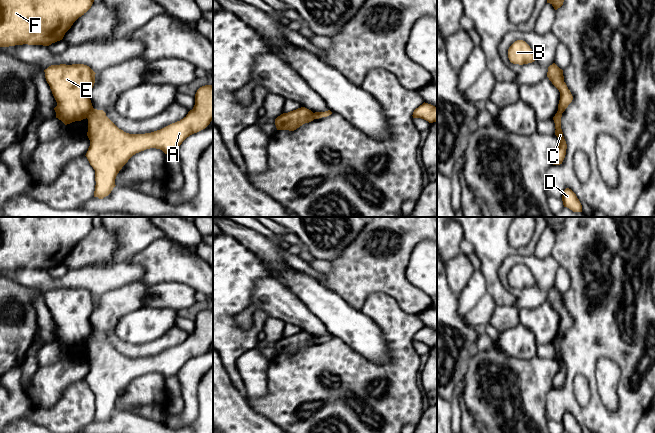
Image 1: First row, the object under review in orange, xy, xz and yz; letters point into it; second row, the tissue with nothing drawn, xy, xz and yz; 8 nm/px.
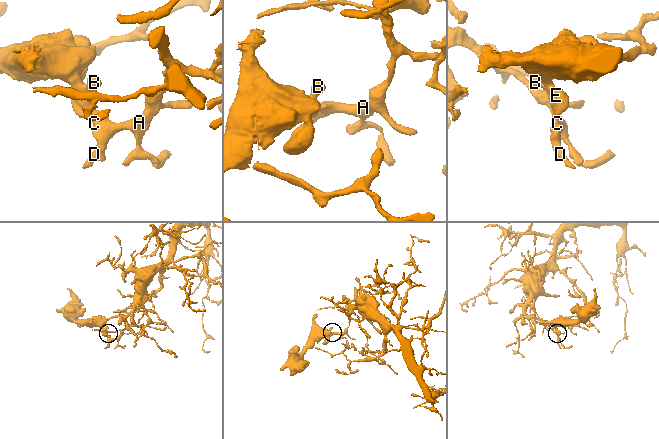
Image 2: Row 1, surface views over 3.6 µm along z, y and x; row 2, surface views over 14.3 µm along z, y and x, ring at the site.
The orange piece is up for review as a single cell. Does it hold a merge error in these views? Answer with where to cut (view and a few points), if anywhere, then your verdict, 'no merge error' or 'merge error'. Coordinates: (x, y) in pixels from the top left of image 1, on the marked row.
cut in xy along (93, 108), (86, 117); merge error

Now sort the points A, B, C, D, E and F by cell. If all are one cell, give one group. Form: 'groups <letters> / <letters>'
groups A C D / B E F

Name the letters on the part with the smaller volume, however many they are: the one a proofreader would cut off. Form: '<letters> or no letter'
B, E, F

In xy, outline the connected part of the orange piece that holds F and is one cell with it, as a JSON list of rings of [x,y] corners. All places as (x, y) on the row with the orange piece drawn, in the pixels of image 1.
[[[0,0],[0,47],[43,45],[63,39],[94,0]]]

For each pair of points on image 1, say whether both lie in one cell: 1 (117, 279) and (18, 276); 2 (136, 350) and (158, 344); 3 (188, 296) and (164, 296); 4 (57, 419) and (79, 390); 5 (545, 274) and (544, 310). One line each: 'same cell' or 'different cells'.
1: same cell
2: same cell
3: same cell
4: same cell
5: different cells

